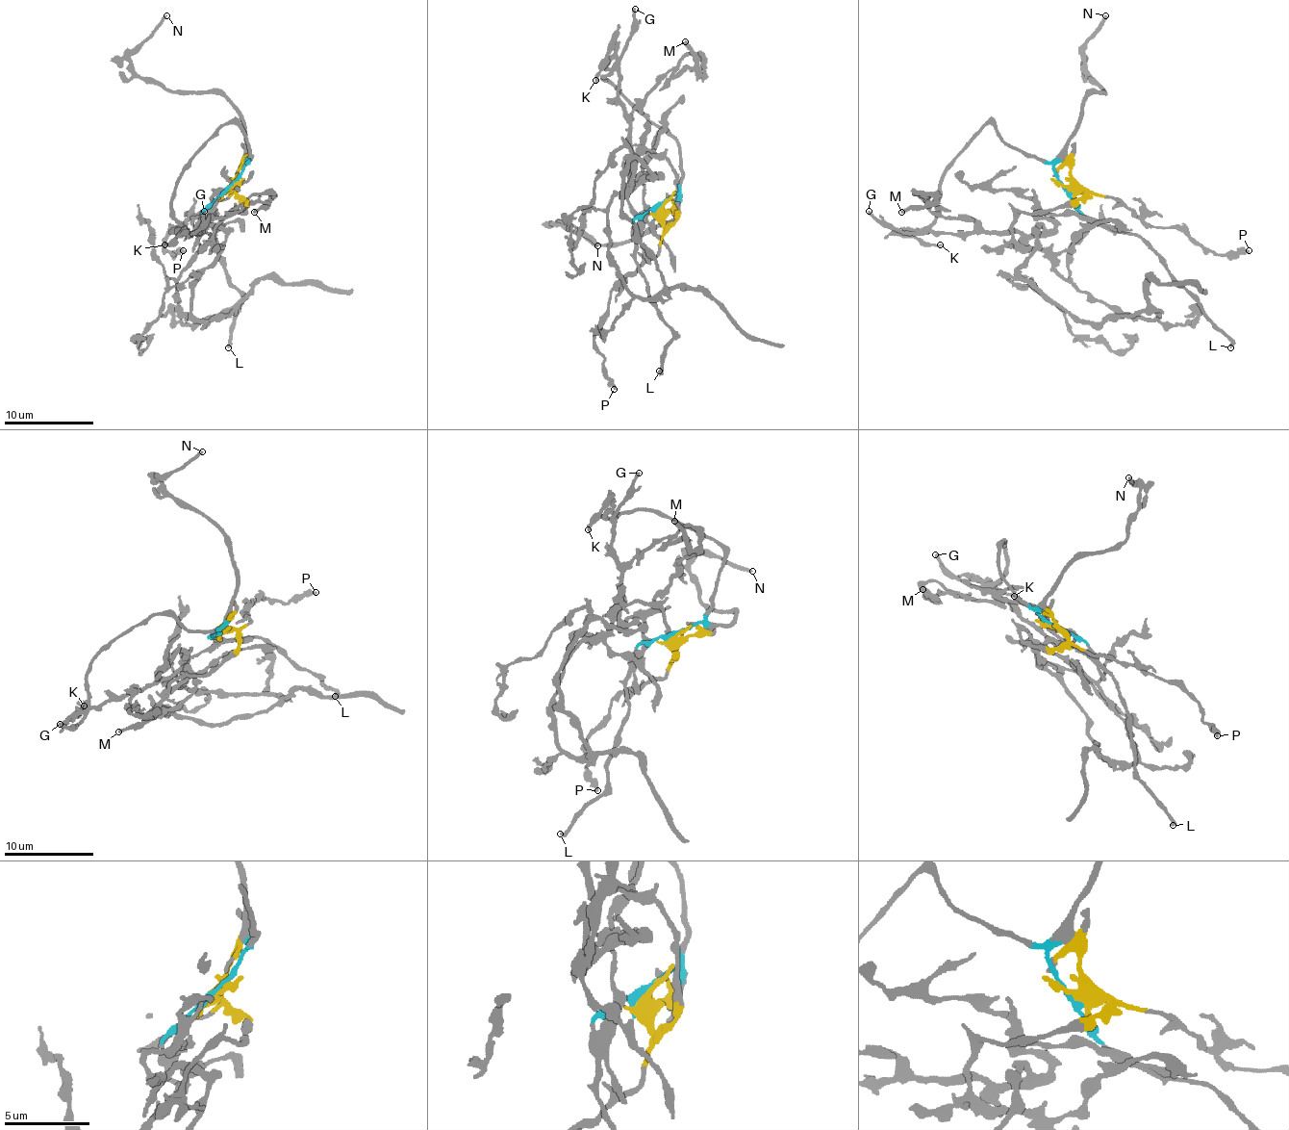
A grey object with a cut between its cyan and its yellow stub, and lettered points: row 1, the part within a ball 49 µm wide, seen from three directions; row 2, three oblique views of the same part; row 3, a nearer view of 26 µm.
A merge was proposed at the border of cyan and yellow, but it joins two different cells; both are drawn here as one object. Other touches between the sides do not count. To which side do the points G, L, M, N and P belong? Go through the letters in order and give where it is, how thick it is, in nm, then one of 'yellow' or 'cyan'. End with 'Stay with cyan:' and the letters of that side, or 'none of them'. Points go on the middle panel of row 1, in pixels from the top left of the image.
G: (635, 9) | 260 nm | cyan
L: (659, 371) | 340 nm | cyan
M: (685, 41) | 240 nm | yellow
N: (597, 245) | 240 nm | cyan
P: (614, 389) | 440 nm | yellow
Stay with cyan: G, L, N

